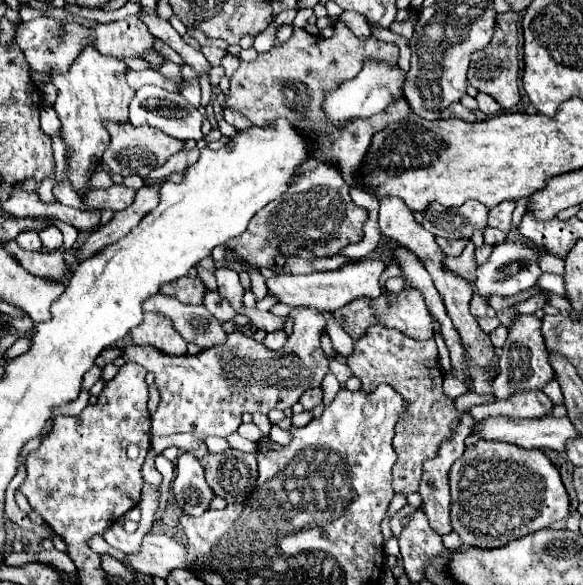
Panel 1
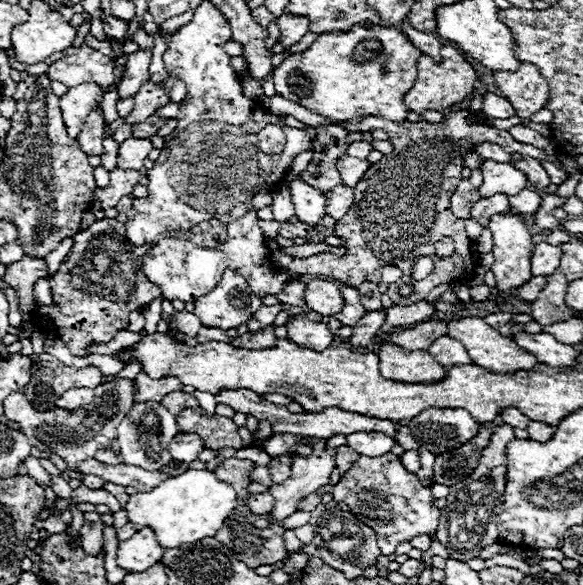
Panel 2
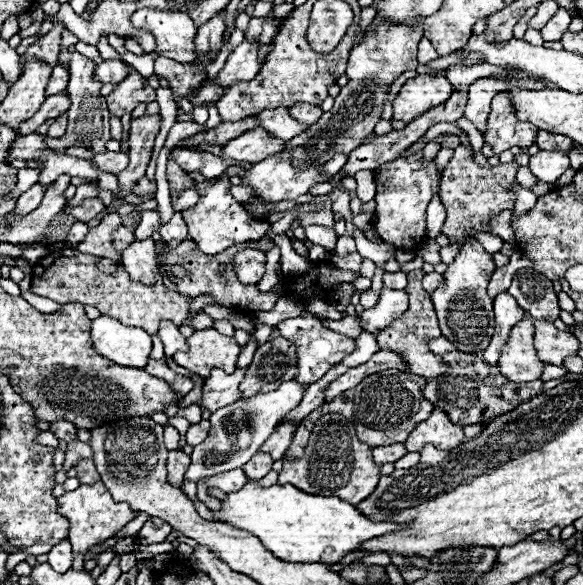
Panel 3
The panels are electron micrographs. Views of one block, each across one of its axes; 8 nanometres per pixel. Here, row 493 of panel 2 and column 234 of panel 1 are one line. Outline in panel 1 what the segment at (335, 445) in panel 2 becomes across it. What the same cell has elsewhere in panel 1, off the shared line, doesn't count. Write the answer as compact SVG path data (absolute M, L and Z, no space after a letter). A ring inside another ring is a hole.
M218 268L216 270L216 280L218 280L218 292L224 300L230 302L230 306L234 310L242 308L242 296L244 296L244 288L238 280L238 272L232 268Z

